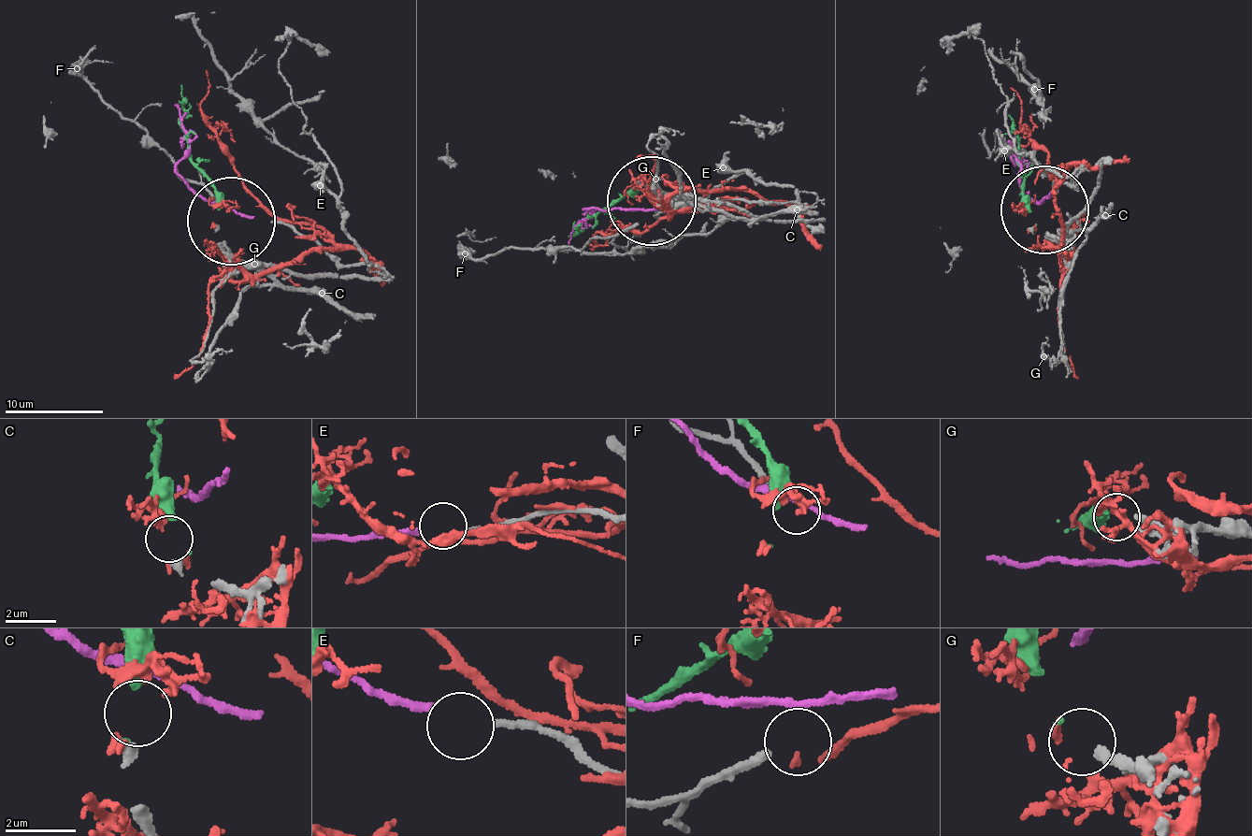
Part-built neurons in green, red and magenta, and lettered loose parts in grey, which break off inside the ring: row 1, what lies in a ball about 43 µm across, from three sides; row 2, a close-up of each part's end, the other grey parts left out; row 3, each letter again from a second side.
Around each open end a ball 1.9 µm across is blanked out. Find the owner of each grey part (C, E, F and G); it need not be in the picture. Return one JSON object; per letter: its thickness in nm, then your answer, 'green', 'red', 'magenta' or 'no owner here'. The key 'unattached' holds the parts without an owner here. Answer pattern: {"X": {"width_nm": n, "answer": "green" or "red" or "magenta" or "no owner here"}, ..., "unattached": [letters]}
{"C": {"width_nm": 280, "answer": "no owner here"}, "E": {"width_nm": 200, "answer": "magenta"}, "F": {"width_nm": 240, "answer": "no owner here"}, "G": {"width_nm": 240, "answer": "green"}, "unattached": ["C", "F"]}

